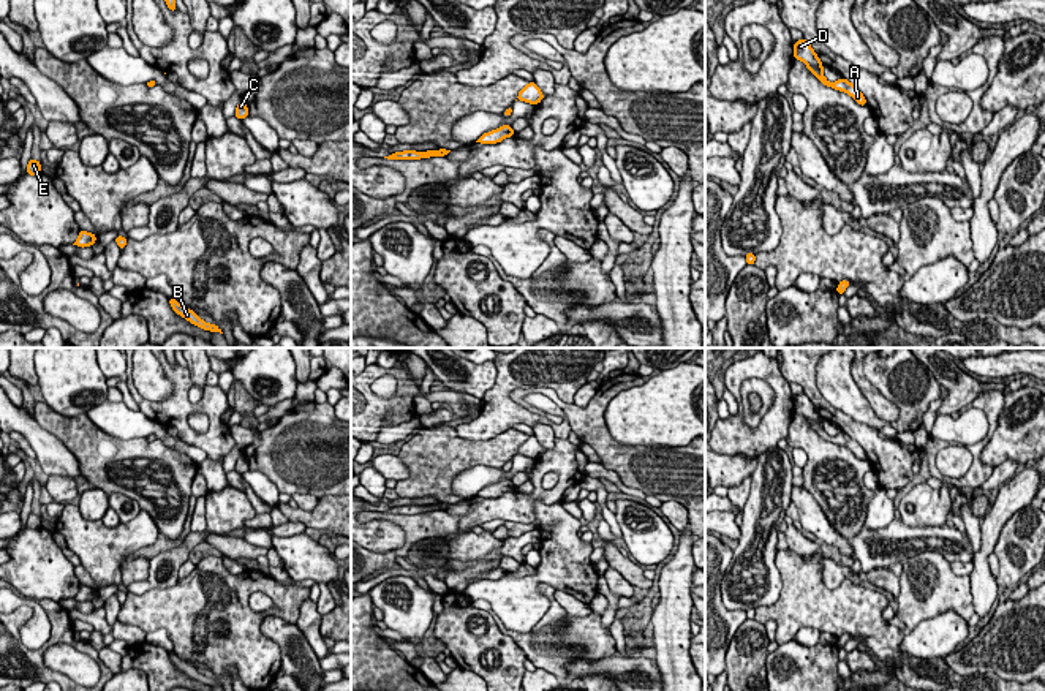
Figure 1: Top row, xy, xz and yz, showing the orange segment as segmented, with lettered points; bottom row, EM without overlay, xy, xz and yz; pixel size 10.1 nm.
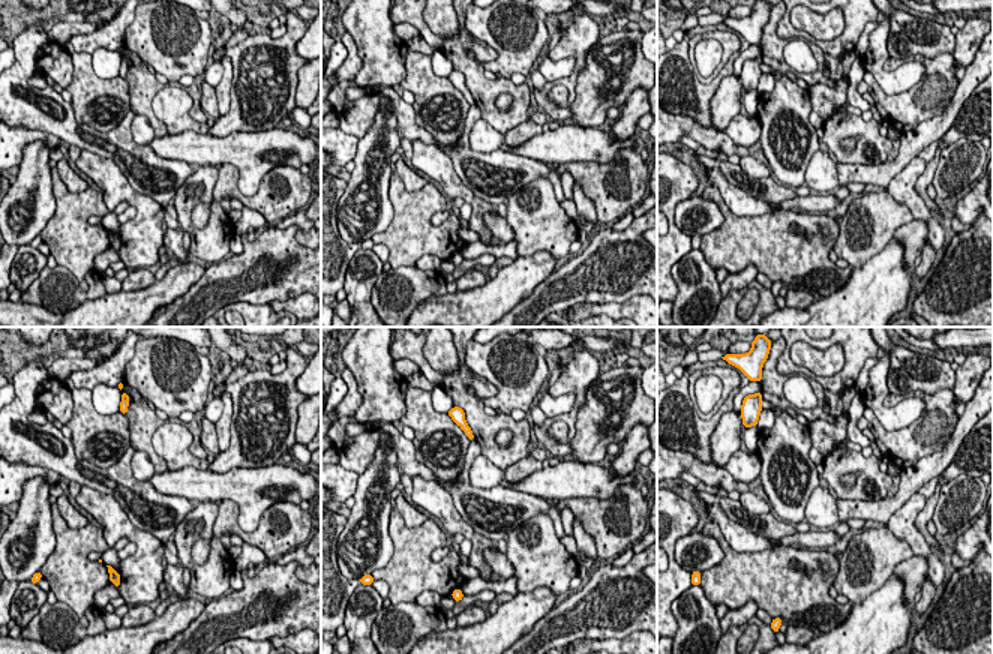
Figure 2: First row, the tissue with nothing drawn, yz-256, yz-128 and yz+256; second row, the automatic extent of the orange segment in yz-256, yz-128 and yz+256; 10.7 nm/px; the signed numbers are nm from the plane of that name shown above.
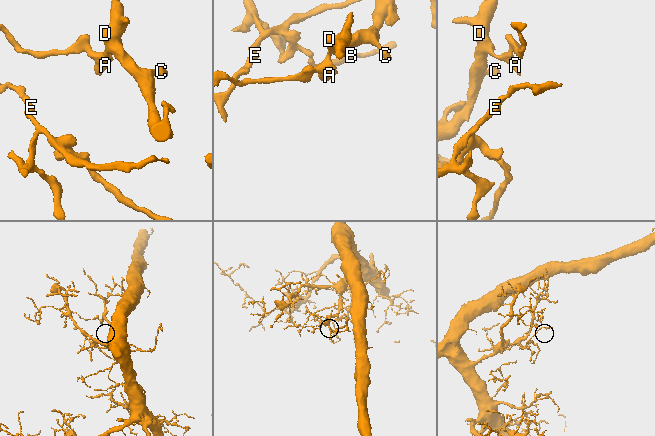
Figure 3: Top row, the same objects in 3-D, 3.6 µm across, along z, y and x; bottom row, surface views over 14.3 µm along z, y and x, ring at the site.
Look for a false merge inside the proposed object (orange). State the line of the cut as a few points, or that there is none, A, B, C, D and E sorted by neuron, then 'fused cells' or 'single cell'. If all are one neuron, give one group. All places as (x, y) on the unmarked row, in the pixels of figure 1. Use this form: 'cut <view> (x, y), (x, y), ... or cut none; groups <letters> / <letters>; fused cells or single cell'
cut none; groups A B C D E; single cell

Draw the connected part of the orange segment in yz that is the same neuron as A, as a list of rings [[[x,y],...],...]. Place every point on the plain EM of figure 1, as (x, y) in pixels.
[[[803,392],[795,395],[794,398],[794,413],[802,414],[808,424],[827,441],[832,441],[835,444],[846,446],[851,449],[860,460],[866,460],[866,454],[863,447],[851,438],[847,433],[841,432],[836,436],[828,436],[822,427],[824,419],[821,417],[821,413],[814,406],[814,403],[809,400],[809,397]]]

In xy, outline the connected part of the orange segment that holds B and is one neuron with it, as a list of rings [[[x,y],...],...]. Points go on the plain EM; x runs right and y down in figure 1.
[[[169,651],[169,658],[177,669],[183,670],[191,678],[196,678],[198,682],[201,682],[204,685],[223,688],[218,680],[202,675],[193,664],[180,659],[174,651]]]

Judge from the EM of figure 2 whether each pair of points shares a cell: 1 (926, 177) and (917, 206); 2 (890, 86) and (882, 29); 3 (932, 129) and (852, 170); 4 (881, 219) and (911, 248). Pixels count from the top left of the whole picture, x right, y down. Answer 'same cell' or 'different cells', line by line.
1: different cells
2: same cell
3: same cell
4: different cells

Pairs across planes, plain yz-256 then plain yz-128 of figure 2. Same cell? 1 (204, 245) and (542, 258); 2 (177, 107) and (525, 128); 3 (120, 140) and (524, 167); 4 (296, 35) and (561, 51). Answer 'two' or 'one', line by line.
1: two
2: one
3: one
4: two

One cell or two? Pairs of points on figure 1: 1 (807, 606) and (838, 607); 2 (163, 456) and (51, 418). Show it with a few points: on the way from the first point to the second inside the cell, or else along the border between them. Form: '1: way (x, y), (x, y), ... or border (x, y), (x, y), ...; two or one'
1: way (814, 606), (830, 607); one
2: way (135, 448), (125, 448), (106, 437), (79, 435); one

